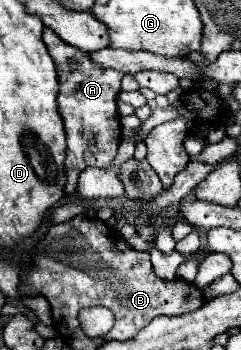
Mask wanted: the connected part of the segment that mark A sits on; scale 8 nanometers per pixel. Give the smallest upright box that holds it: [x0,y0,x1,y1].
[43,28,123,194]

